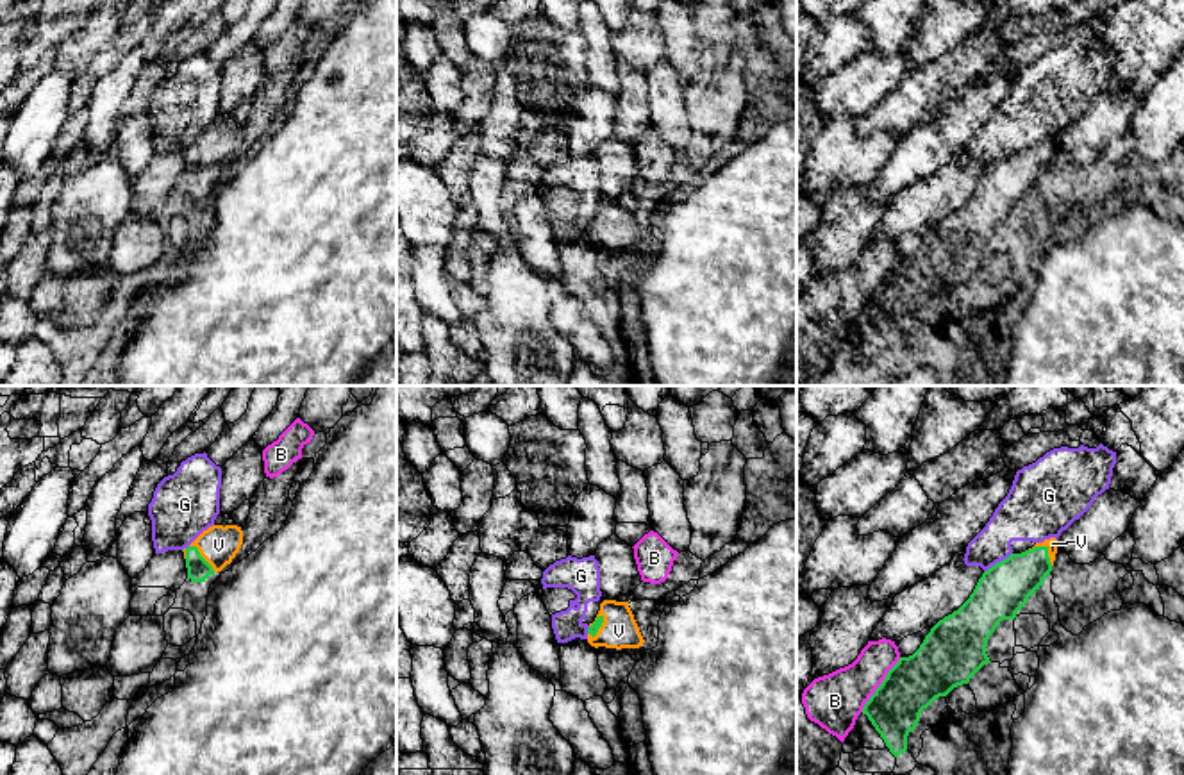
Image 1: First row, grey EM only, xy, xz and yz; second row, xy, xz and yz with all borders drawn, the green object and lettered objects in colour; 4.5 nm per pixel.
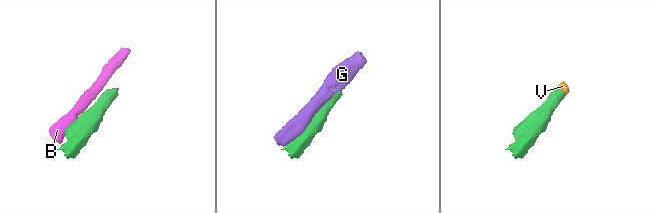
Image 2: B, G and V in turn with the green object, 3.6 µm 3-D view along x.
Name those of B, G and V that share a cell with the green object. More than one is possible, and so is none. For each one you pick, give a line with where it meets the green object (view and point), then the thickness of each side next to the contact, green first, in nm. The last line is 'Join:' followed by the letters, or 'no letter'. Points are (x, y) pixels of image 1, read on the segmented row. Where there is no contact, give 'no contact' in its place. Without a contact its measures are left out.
V: meets green in yz at (1047, 549); 220 nm thick on the green side, 50 nm on the other
Join: V

